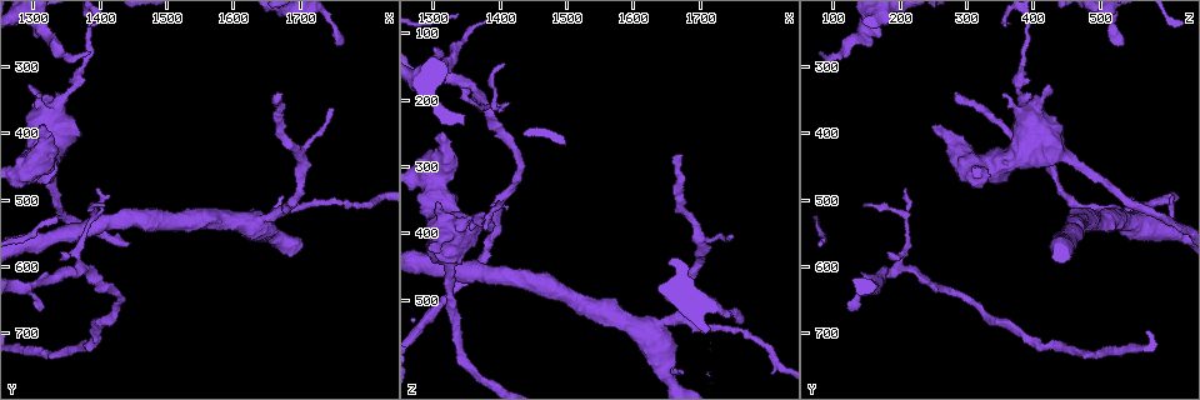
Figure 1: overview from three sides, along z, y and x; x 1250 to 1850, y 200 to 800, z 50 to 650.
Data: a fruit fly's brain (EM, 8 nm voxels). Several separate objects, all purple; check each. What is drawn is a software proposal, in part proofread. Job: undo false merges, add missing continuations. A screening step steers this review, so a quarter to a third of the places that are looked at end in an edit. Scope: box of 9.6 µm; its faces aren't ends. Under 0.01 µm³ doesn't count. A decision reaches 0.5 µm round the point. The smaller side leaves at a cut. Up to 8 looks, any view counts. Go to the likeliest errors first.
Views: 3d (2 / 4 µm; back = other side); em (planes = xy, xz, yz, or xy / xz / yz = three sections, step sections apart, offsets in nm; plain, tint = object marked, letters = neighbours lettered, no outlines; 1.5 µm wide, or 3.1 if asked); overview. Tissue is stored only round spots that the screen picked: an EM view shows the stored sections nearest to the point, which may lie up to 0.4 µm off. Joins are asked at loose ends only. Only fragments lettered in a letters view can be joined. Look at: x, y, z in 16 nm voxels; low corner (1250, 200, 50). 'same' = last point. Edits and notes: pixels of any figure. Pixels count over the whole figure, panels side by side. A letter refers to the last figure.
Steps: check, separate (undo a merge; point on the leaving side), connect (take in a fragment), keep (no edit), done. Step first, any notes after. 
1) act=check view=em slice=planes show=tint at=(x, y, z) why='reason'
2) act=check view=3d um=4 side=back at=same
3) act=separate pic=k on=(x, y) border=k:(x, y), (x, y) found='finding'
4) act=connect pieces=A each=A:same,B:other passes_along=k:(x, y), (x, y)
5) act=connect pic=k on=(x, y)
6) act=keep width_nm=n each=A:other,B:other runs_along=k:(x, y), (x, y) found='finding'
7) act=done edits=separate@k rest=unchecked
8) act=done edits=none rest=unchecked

act=check view=3d um=4 at=(1320, 390, 250) why='stops while still wide'

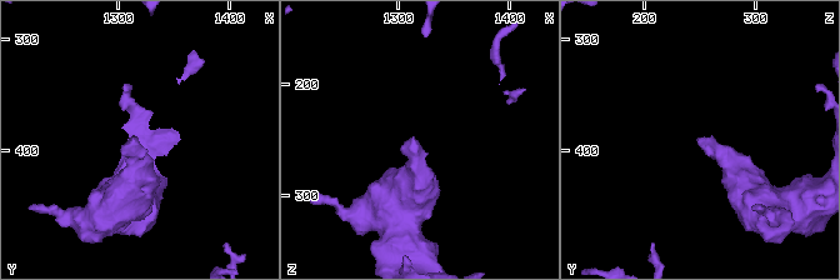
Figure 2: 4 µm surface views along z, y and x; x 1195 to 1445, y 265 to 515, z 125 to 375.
act=check view=em slice=planes show=letters at=(1314, 386, 250) why='need the tissue'

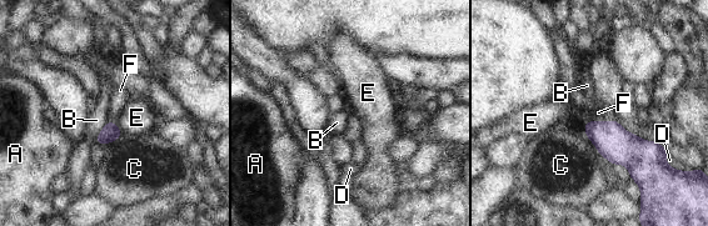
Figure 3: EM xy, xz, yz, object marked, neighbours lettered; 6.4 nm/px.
act=connect pieces=F each=A:other,B:other,C:other,D:other,E:other,F:same passes_along=3:(618, 146), (602, 121), (601, 111) found='it goes on there'

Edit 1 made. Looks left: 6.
act=check view=overview

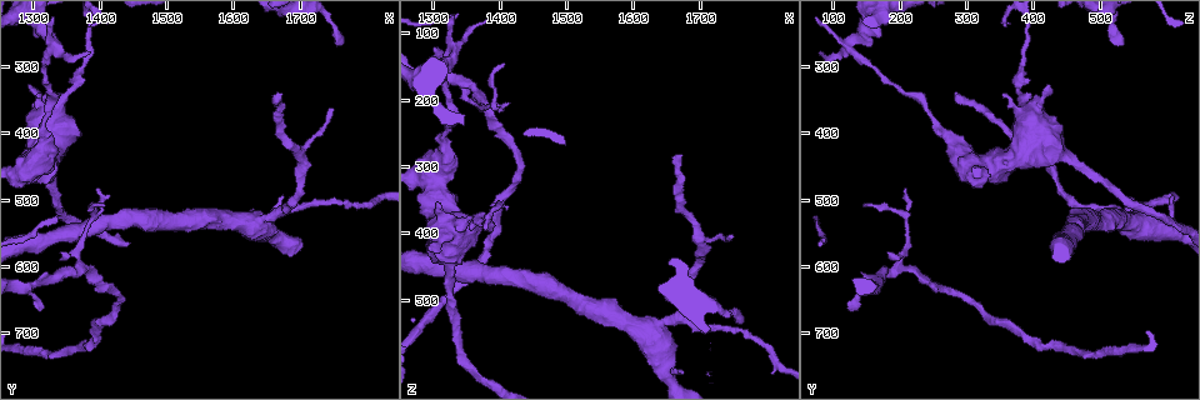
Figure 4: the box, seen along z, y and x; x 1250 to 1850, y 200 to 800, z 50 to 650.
act=check view=em slice=yz step=8 show=tint at=(1640, 530, 540) why='a fork'

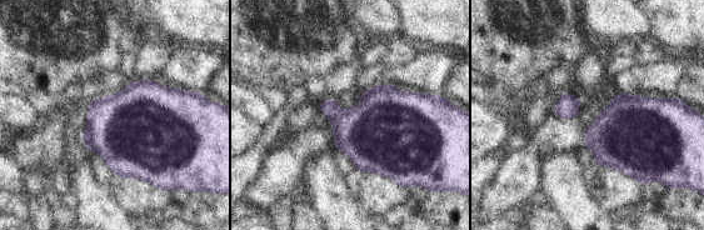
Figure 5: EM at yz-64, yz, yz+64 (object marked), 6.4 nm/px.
act=check view=em slice=planes show=letters at=same why='another direction'

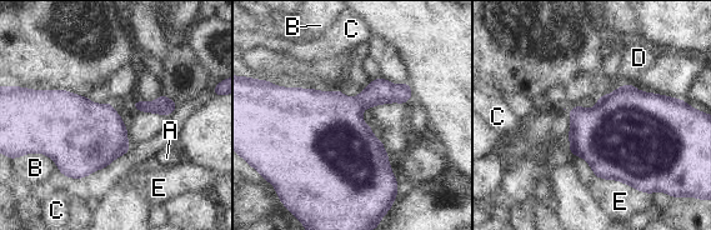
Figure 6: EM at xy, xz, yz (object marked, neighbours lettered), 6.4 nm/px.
act=keep width_nm=400 each=A:other,B:other,C:other,D:other,E:other border=6:(621, 84), (632, 85) found='one neuron here'

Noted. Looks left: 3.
act=done edits=connect@3 rest=unchecked

